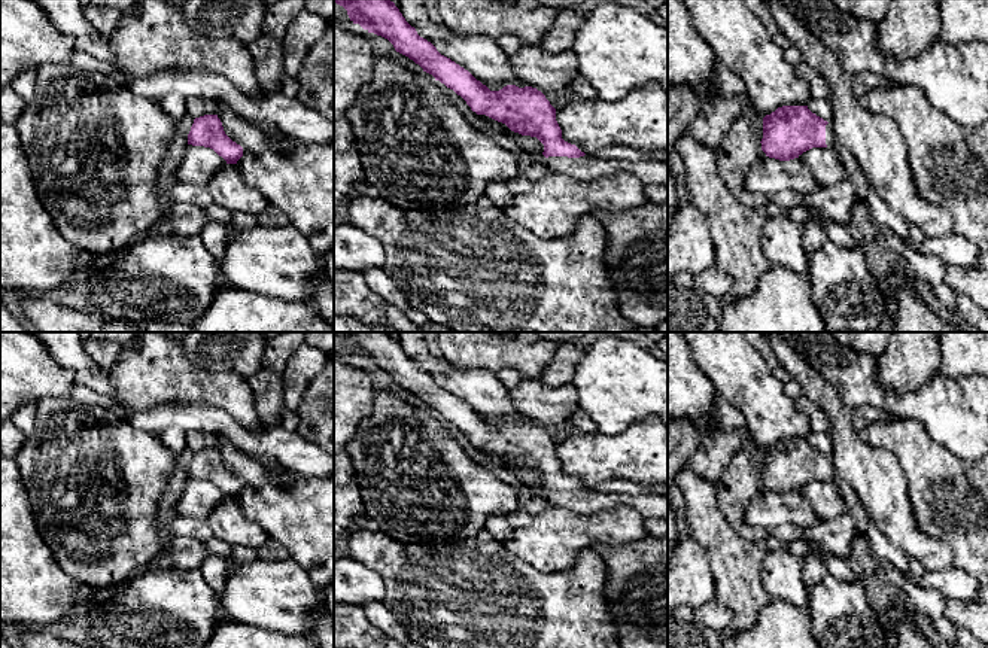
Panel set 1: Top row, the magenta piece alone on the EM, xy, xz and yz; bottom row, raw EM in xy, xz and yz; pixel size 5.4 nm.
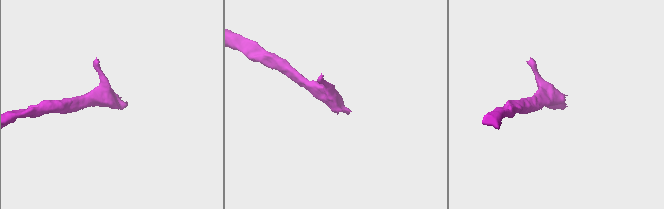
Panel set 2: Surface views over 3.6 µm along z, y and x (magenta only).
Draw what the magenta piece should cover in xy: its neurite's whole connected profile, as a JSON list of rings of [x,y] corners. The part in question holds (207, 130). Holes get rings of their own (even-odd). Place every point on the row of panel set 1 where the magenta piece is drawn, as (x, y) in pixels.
[[[218,115],[195,118],[188,134],[188,144],[213,149],[227,164],[237,164],[243,156],[243,147],[225,134]]]

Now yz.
[[[782,106],[763,118],[761,150],[769,158],[790,161],[812,147],[832,146],[832,122],[812,113],[808,106]]]

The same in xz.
[[[334,0],[347,10],[353,24],[387,39],[396,52],[419,64],[447,88],[460,95],[472,112],[505,124],[522,136],[536,137],[544,144],[547,170],[593,182],[602,176],[635,174],[644,185],[668,188],[668,164],[641,156],[624,146],[611,146],[604,153],[586,155],[562,139],[556,109],[532,86],[507,85],[490,91],[468,70],[441,55],[420,37],[390,0]]]

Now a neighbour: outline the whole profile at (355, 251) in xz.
[[[350,222],[334,226],[334,268],[364,273],[383,268],[386,261],[383,244]]]

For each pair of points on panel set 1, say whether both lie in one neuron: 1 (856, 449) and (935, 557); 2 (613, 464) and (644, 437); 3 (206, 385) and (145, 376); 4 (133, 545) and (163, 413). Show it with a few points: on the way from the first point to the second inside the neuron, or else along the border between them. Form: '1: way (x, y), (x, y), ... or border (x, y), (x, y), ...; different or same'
1: way (874, 475), (882, 489), (893, 516), (908, 531); same
2: way (620, 456), (637, 444); same
3: way (191, 383), (160, 376); same
4: border (125, 422), (158, 435); different

